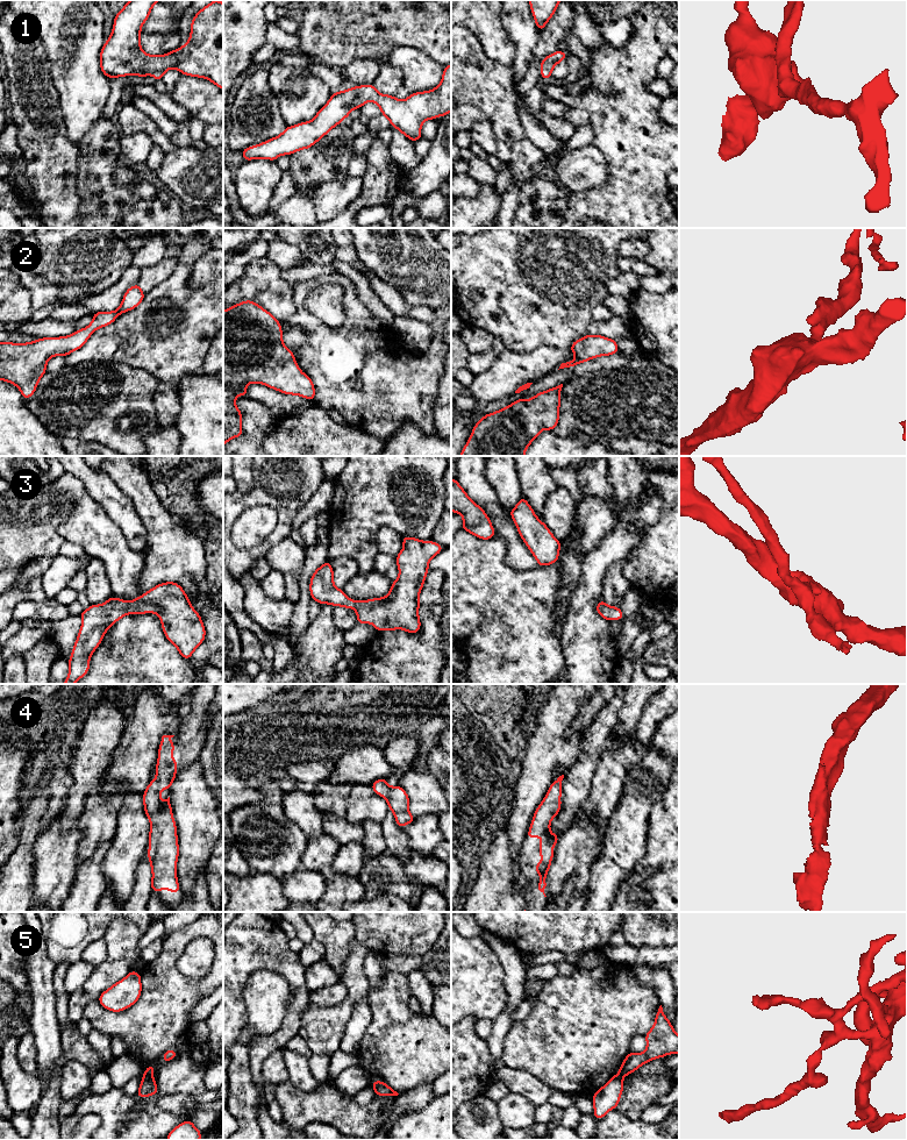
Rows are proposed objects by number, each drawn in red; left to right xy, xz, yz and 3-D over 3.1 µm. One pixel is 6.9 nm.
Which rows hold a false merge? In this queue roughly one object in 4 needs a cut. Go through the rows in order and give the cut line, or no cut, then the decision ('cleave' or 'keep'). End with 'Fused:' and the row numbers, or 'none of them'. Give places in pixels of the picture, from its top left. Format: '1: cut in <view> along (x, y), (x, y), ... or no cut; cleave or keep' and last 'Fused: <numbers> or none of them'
1: no cut; keep
2: no cut; keep
3: no cut; keep
4: cut in xy along (158, 792), (143, 796); cleave
5: cut in yz along (620, 1071), (623, 1075); cleave
Fused: 4, 5

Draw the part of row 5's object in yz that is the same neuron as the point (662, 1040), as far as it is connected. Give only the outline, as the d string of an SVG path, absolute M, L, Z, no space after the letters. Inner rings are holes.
M662 1005L659 1006L655 1025L645 1034L647 1049L644 1053L629 1052L620 1066L620 1073L627 1076L641 1066L657 1057L669 1054L679 1054L679 1035L674 1032L672 1024L665 1017Z

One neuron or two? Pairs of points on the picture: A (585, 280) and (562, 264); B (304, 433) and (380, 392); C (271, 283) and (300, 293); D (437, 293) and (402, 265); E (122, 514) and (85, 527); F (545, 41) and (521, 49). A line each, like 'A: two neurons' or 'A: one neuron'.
A: one neuron
B: two neurons
C: two neurons
D: one neuron
E: two neurons
F: two neurons

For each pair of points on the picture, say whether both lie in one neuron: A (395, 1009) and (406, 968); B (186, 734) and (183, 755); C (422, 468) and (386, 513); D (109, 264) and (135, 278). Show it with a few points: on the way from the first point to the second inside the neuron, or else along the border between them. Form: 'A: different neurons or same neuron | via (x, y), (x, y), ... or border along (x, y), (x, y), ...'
A: different neurons | border along (387, 971), (399, 971), (406, 975)
B: same neuron | via (186, 739), (183, 750)
C: same neuron | via (415, 479), (394, 501)
D: different neurons | border along (130, 264), (113, 285), (104, 290)

